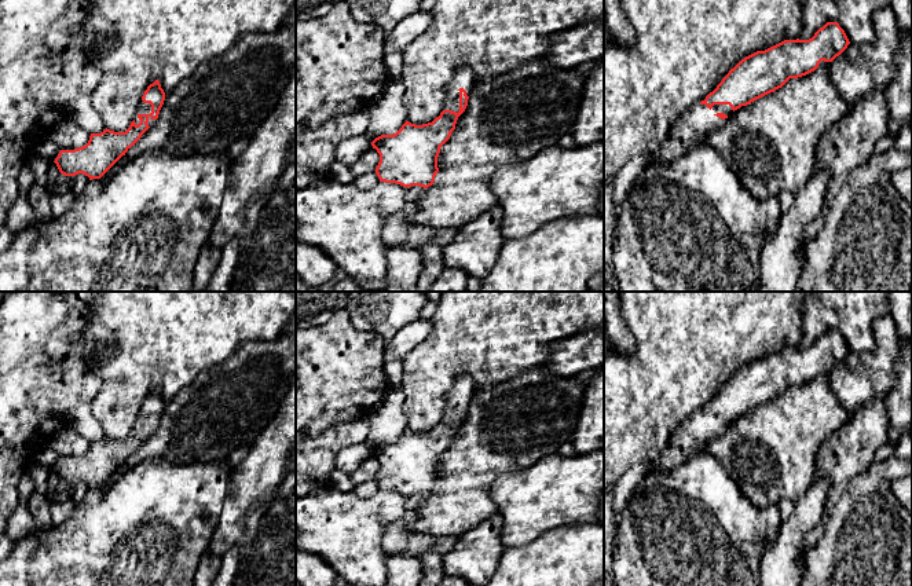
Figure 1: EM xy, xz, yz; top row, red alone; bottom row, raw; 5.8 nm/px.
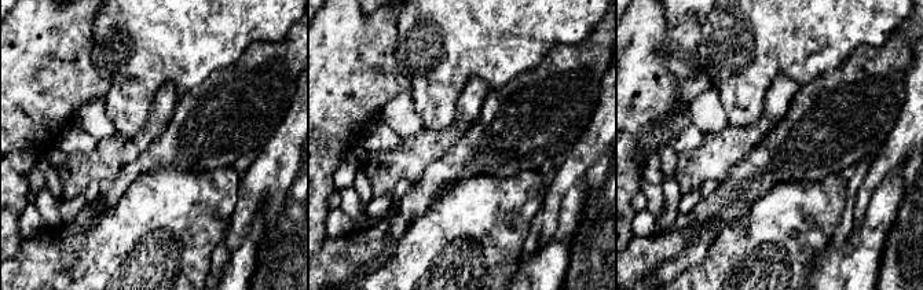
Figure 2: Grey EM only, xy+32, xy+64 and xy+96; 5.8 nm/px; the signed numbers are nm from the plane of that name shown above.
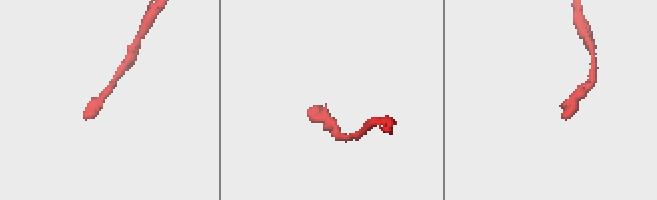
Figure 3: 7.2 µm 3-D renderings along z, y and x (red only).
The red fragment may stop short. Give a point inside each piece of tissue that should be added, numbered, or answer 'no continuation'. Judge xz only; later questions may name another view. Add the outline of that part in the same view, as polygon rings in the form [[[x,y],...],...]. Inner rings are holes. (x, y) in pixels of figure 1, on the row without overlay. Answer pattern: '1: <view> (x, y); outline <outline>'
1: xz (462, 385); outline [[[459,376],[454,380],[453,388],[446,393],[446,407],[443,418],[459,420],[459,396],[470,404],[475,393],[475,382],[469,376]]]

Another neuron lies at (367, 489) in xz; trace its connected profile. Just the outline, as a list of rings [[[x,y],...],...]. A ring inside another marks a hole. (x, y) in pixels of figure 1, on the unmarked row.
[[[376,480],[365,481],[362,484],[354,486],[354,492],[358,494],[362,498],[370,498],[380,490]]]

